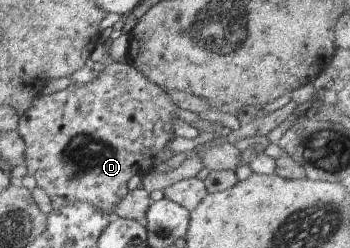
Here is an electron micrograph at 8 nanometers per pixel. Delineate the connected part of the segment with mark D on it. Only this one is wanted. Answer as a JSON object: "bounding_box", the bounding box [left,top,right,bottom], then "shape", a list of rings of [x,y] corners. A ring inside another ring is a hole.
{"bounding_box":[16,62,178,215],"shape":[[[112,62],[99,73],[98,77],[88,83],[73,82],[64,90],[49,95],[40,95],[38,101],[34,102],[34,105],[24,115],[19,117],[16,130],[22,136],[25,143],[24,160],[28,170],[27,175],[35,177],[38,187],[50,198],[53,209],[60,209],[60,207],[66,207],[66,205],[74,203],[92,203],[100,211],[114,215],[116,205],[128,195],[128,181],[134,175],[142,177],[152,172],[158,161],[167,161],[166,155],[172,157],[172,152],[169,148],[166,153],[164,152],[164,148],[168,145],[169,140],[173,141],[176,137],[172,118],[174,115],[177,115],[176,111],[178,108],[166,91],[160,89],[158,85],[152,83],[147,77],[144,77],[132,64],[128,62]]]}

